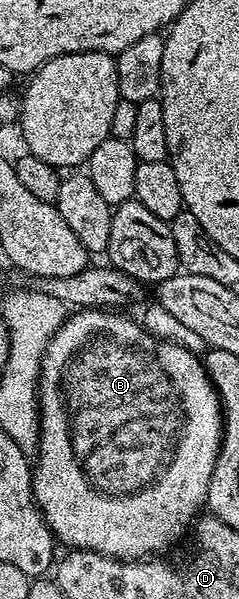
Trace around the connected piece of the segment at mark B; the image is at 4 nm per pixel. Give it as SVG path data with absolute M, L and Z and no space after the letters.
M115 309L76 310L68 314L47 342L39 366L39 449L33 463L31 484L39 514L46 521L52 536L62 546L64 543L64 548L96 551L111 559L138 561L166 552L163 551L166 547L173 546L186 531L188 534L189 528L204 510L209 481L213 477L219 446L223 443L223 405L198 354L195 356L189 348L179 343L170 343L167 339L150 335L141 324L134 323L123 314L127 313Z

